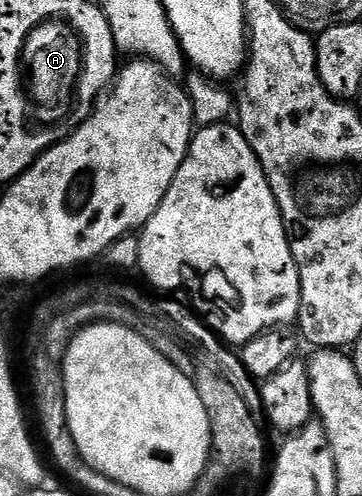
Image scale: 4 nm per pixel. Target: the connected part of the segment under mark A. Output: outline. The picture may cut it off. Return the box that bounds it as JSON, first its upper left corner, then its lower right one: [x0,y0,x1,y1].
[22,20,82,124]

